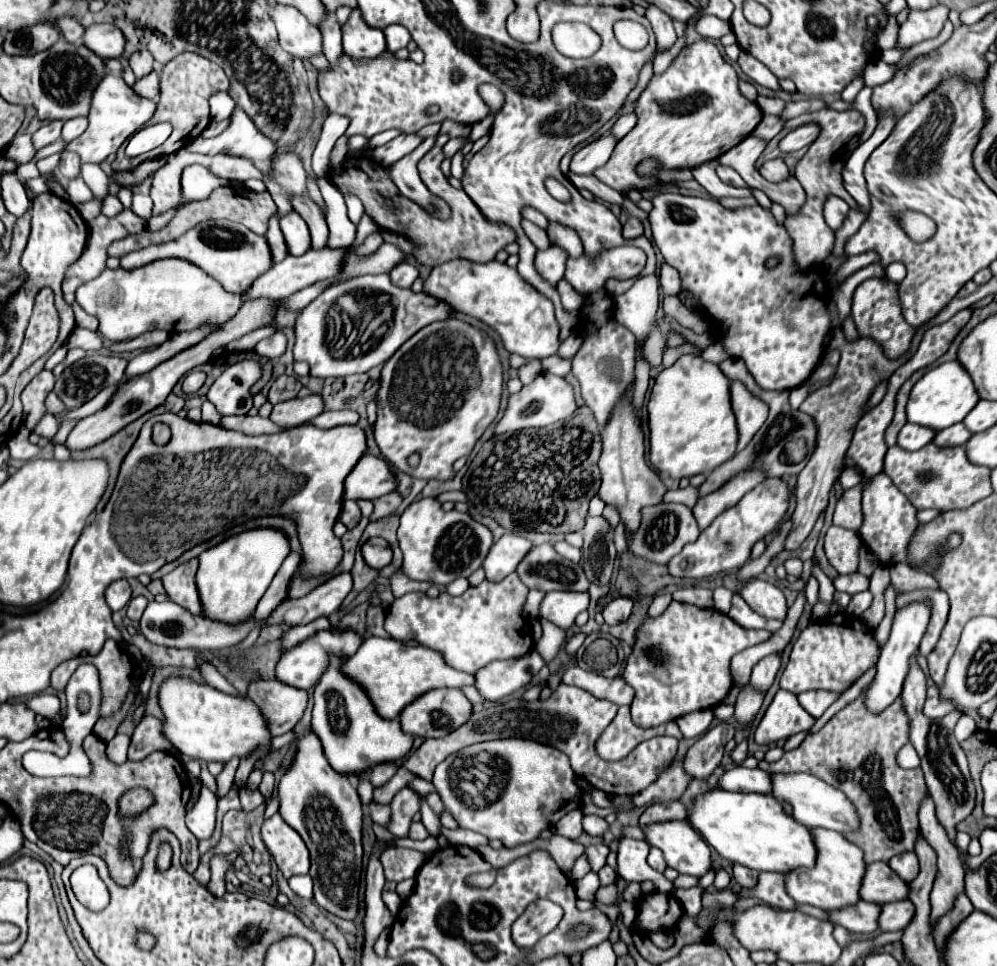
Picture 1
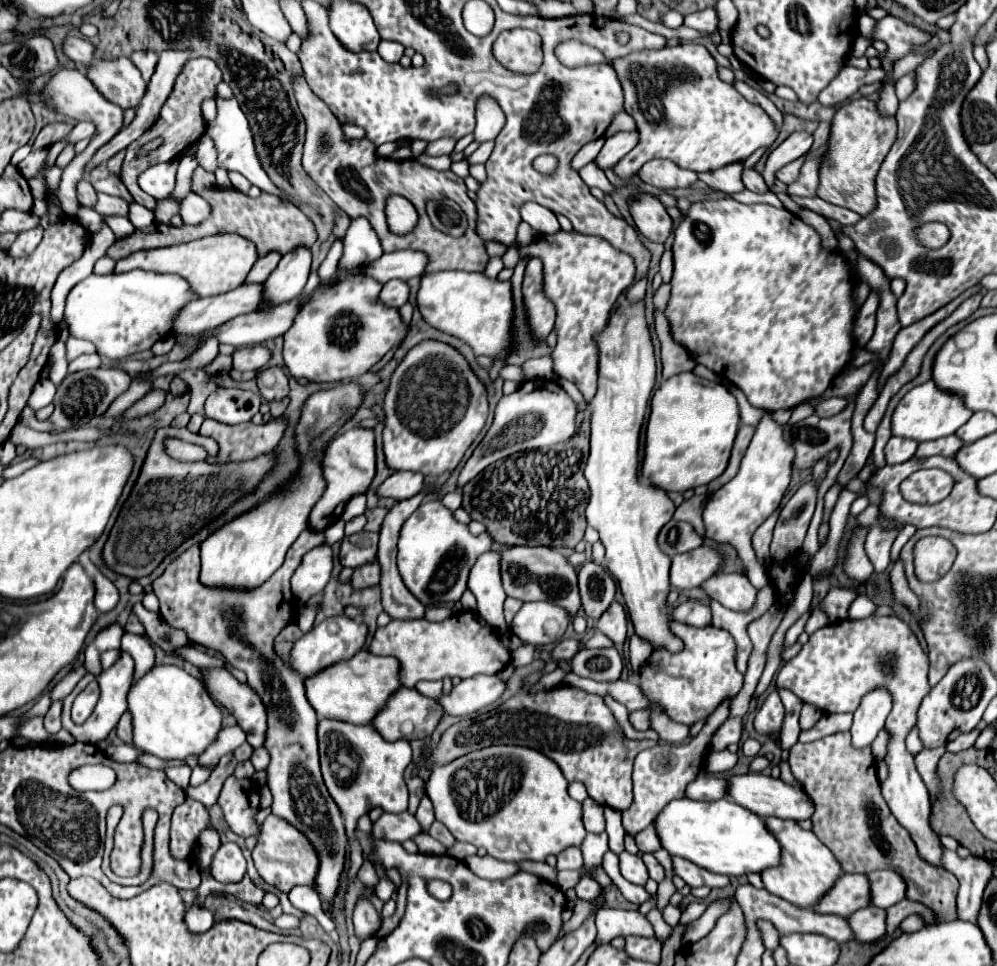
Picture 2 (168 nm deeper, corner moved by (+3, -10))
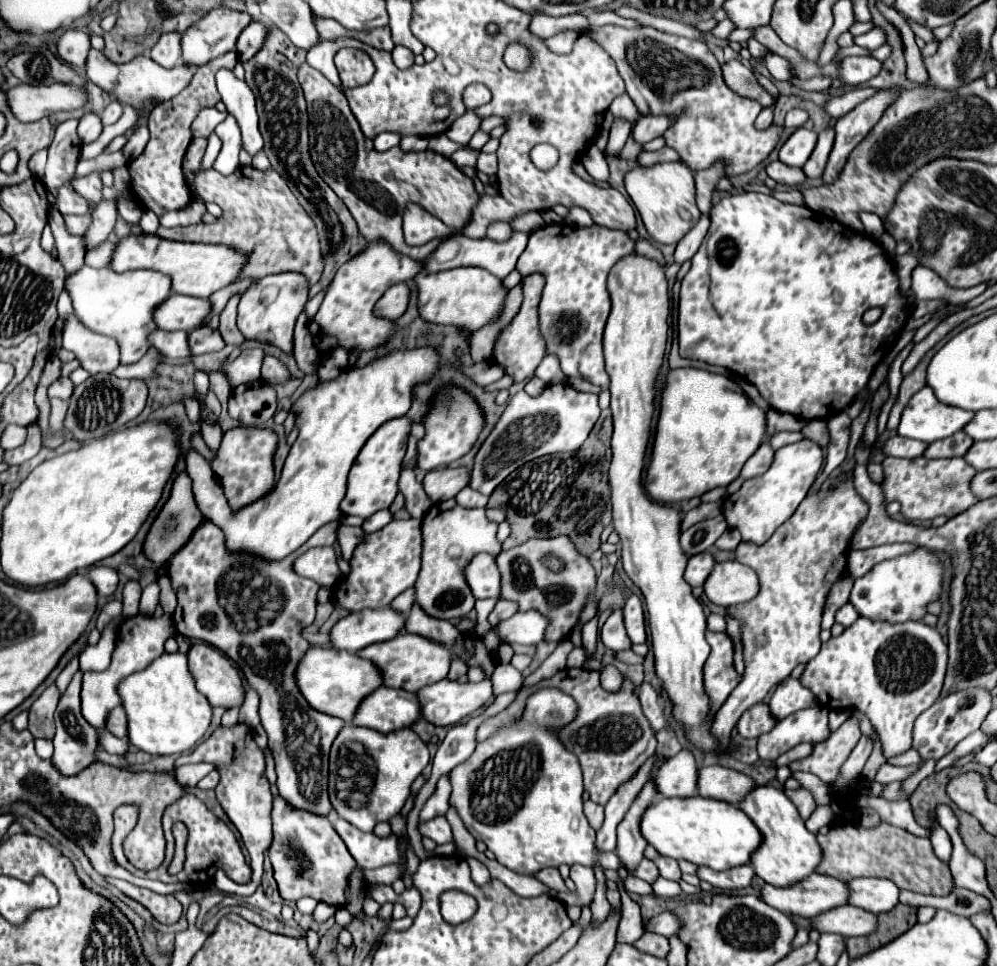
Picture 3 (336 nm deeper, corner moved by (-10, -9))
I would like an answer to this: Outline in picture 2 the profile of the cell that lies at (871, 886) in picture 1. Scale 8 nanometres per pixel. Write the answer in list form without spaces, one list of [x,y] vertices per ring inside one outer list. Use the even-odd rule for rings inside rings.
[[[842,874],[840,882],[832,888],[832,894],[816,906],[816,912],[824,914],[840,914],[850,916],[860,908],[866,908],[872,904],[870,894],[870,880],[866,874]]]

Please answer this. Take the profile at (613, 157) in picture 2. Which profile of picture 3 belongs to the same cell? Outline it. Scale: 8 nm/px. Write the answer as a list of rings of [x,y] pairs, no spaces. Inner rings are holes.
[[[649,115],[649,117],[641,117],[637,121],[637,125],[633,127],[633,139],[639,145],[647,143],[647,141],[663,135],[669,129],[669,125],[673,123],[673,119],[675,119],[673,115]]]

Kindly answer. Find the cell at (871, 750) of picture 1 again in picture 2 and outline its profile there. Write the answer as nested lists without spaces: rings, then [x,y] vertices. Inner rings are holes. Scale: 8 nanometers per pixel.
[[[836,732],[812,744],[792,746],[788,762],[792,774],[816,804],[812,832],[836,854],[844,872],[868,874],[892,868],[904,876],[908,900],[930,908],[938,922],[956,920],[958,880],[948,870],[930,866],[918,856],[908,830],[896,822],[882,796],[872,748],[854,748],[850,732]]]

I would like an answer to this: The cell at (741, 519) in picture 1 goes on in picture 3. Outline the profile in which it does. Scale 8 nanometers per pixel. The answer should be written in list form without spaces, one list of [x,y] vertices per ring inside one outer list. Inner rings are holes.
[[[701,553],[701,555],[693,555],[687,563],[687,571],[685,571],[685,581],[691,587],[699,587],[705,583],[705,579],[709,577],[709,573],[713,571],[715,559],[709,553]]]

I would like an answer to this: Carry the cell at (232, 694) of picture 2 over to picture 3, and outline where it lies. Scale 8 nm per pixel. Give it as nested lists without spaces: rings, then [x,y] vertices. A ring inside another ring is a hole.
[[[195,643],[187,651],[189,673],[197,683],[197,691],[205,693],[213,707],[241,707],[243,683],[233,661],[207,643]]]

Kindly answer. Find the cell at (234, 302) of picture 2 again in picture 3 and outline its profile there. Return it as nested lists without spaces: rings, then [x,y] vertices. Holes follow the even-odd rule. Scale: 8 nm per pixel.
[[[171,295],[159,303],[153,311],[153,321],[157,329],[165,331],[193,331],[201,325],[209,313],[209,299]]]

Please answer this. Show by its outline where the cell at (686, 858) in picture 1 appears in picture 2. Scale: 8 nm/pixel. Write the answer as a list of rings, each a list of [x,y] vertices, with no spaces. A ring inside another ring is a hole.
[[[670,856],[672,858],[672,870],[676,876],[680,876],[690,888],[700,888],[700,886],[708,886],[708,888],[722,888],[728,886],[728,878],[720,876],[720,874],[712,874],[700,866],[696,866],[694,862],[680,858],[680,856]]]

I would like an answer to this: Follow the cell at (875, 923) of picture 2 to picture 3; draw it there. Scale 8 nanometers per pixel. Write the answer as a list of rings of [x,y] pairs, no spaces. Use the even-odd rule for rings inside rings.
[[[841,905],[837,909],[829,909],[825,913],[815,915],[811,927],[819,933],[839,933],[843,937],[863,937],[873,933],[877,927],[877,915],[865,913],[853,905]]]

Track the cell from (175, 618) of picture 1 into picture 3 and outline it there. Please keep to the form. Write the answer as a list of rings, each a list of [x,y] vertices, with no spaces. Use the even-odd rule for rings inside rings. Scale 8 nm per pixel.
[[[151,583],[143,589],[143,597],[141,597],[141,605],[139,605],[139,613],[143,615],[153,615],[157,603],[159,603],[159,583]]]

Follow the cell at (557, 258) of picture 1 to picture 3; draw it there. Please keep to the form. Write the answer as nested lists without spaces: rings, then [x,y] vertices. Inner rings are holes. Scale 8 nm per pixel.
[[[539,273],[523,277],[523,303],[521,303],[517,315],[513,317],[513,321],[509,323],[509,327],[505,327],[495,339],[491,361],[501,365],[505,369],[505,375],[509,375],[513,379],[513,383],[521,383],[521,381],[529,379],[533,375],[533,371],[537,369],[537,365],[541,363],[541,359],[545,357],[545,341],[541,341],[541,337],[537,333],[537,301],[541,299],[543,283],[545,283],[545,279]]]

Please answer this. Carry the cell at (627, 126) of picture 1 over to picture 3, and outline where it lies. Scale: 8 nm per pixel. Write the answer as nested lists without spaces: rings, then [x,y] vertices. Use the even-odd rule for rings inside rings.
[[[627,93],[615,97],[613,103],[609,105],[609,111],[613,113],[613,117],[625,117],[625,119],[629,119],[629,123],[633,123],[633,121],[639,119],[637,107],[633,105],[633,101],[631,101],[631,97]]]

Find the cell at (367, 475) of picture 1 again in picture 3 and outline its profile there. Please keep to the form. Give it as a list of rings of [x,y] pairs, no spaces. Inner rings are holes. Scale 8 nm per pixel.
[[[457,467],[457,469],[435,469],[425,475],[423,485],[431,501],[439,503],[445,499],[453,499],[461,489],[469,487],[471,469]]]

